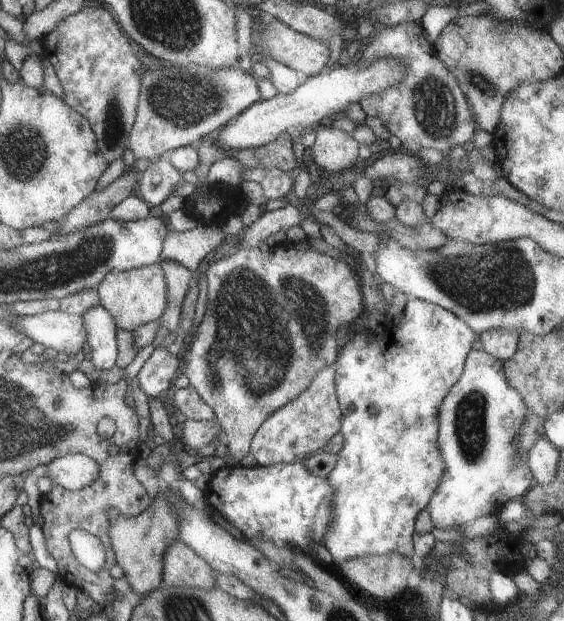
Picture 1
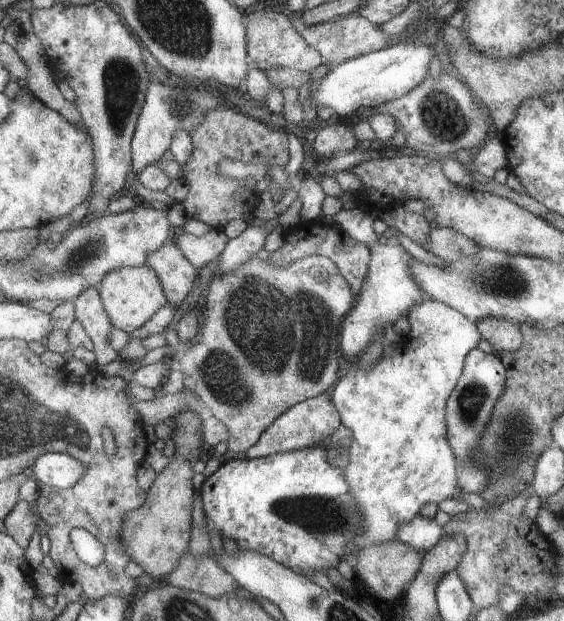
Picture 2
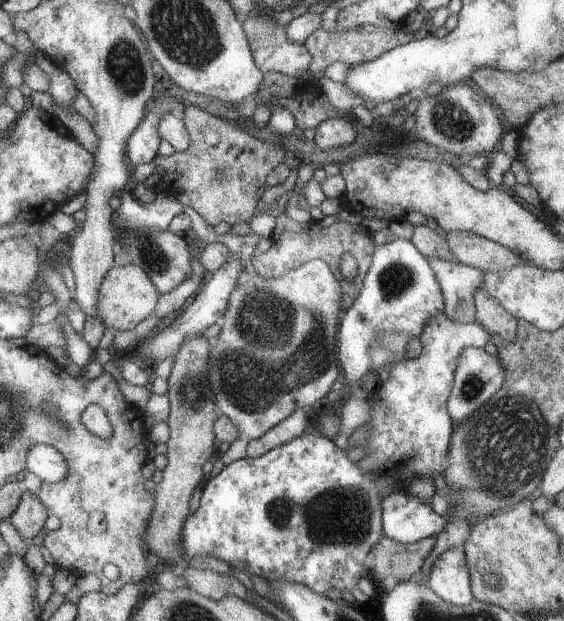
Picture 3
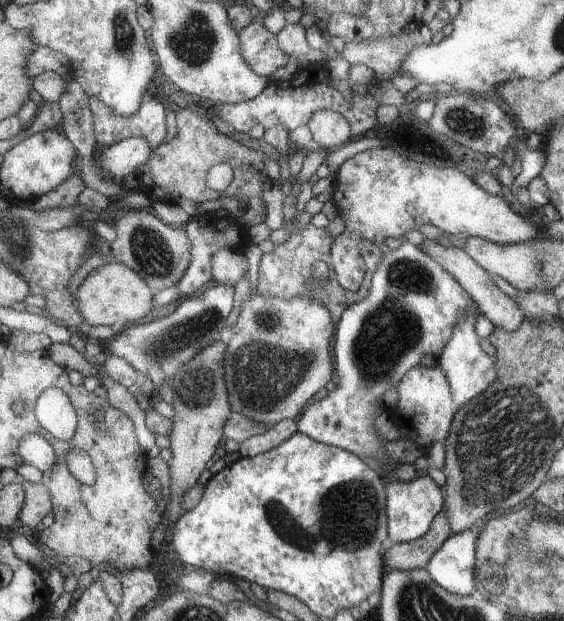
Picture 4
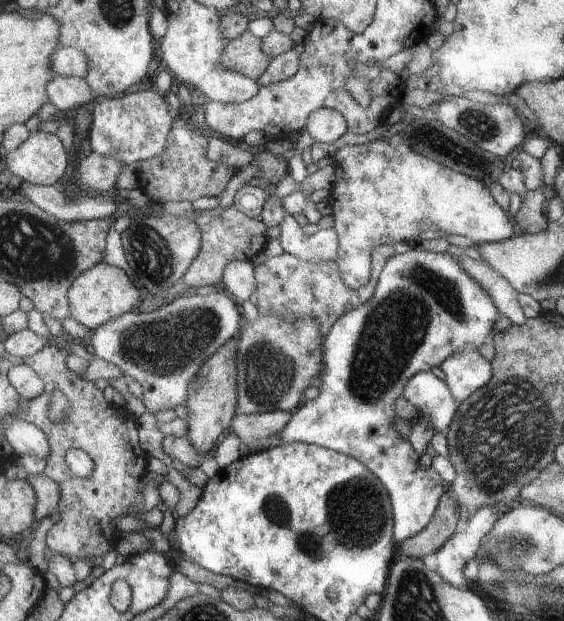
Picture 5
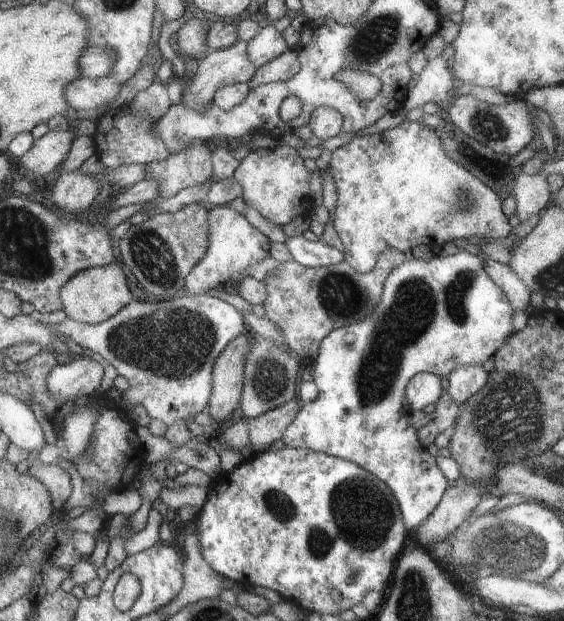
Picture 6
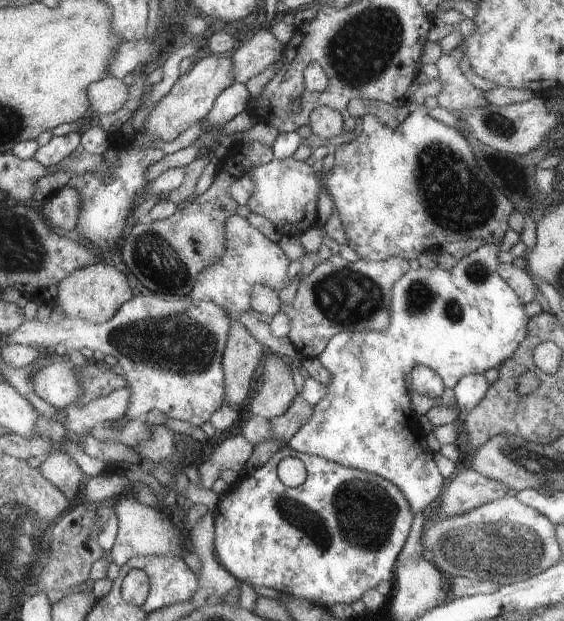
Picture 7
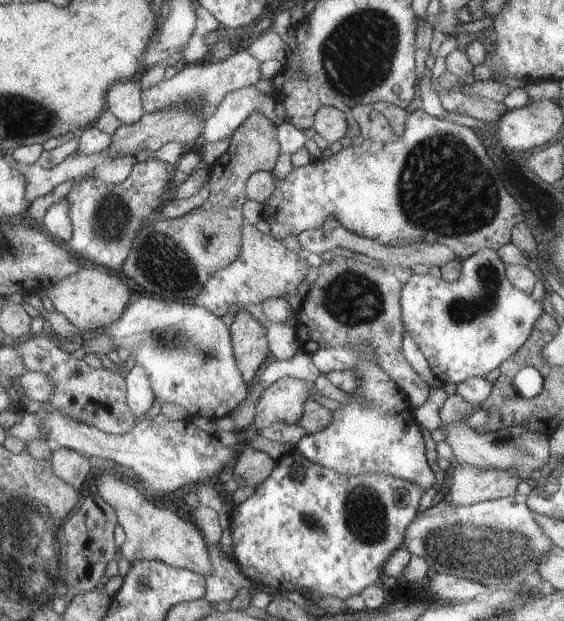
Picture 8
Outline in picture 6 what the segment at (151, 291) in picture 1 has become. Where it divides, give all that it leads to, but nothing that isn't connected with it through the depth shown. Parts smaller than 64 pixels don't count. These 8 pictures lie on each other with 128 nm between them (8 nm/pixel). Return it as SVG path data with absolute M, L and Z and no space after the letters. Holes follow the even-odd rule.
M110 263L104 266L83 270L74 275L60 290L62 308L67 317L78 322L91 325L100 324L116 313L132 300L126 276L118 264Z

